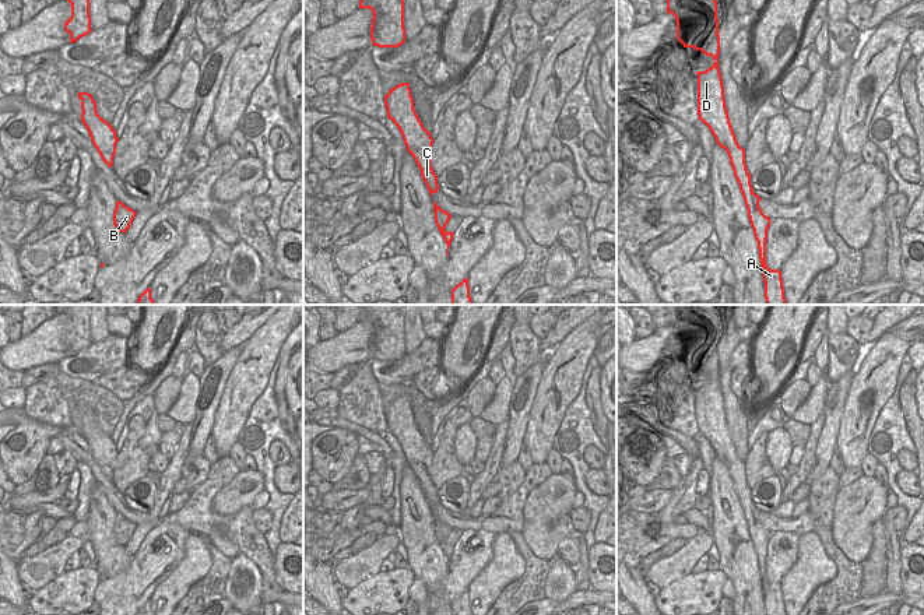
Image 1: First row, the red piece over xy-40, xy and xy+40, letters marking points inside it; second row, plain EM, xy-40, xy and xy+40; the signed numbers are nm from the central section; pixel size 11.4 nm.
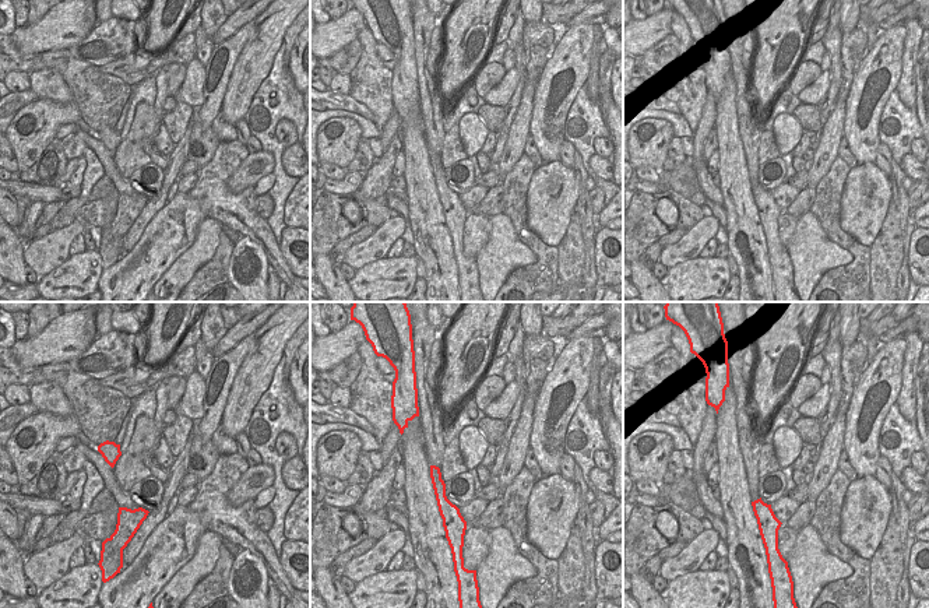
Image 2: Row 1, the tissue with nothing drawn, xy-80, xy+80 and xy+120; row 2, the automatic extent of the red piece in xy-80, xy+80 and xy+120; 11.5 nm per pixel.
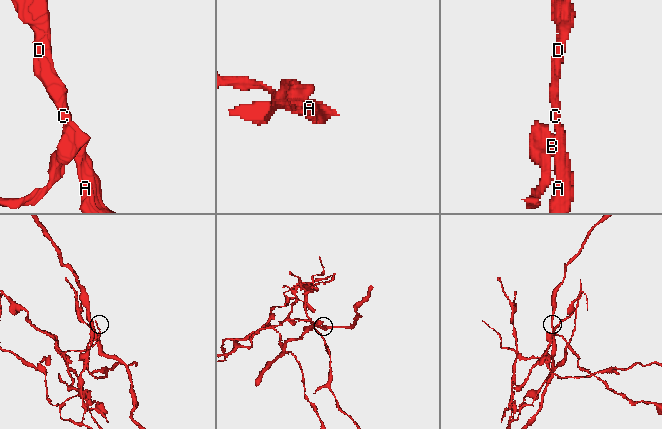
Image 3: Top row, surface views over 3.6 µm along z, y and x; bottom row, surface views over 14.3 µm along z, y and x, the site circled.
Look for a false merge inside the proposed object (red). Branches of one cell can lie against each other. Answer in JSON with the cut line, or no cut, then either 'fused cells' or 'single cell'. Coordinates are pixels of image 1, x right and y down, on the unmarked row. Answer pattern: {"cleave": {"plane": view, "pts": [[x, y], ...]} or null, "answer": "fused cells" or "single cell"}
{"cleave": {"plane": "xy", "pts": [[435, 533], [439, 543]]}, "answer": "fused cells"}

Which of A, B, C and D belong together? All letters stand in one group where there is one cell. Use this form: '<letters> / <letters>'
A C D / B

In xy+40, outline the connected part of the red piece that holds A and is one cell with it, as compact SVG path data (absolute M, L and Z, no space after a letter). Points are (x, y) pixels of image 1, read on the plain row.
M667 305L667 324L677 333L677 352L684 361L693 361L700 363L706 369L712 369L714 376L706 384L698 384L698 428L712 444L716 456L724 461L728 467L730 477L734 484L734 489L739 498L742 506L751 540L753 542L755 552L758 555L759 572L762 577L762 587L765 595L765 612L766 615L786 615L784 601L780 583L770 583L766 577L766 552L770 540L770 531L766 530L760 520L760 510L753 506L751 498L751 488L745 477L745 463L737 456L734 443L730 436L728 425L724 412L724 400L721 386L719 382L720 368L720 348L719 348L719 333L717 333L717 314L716 305Z

